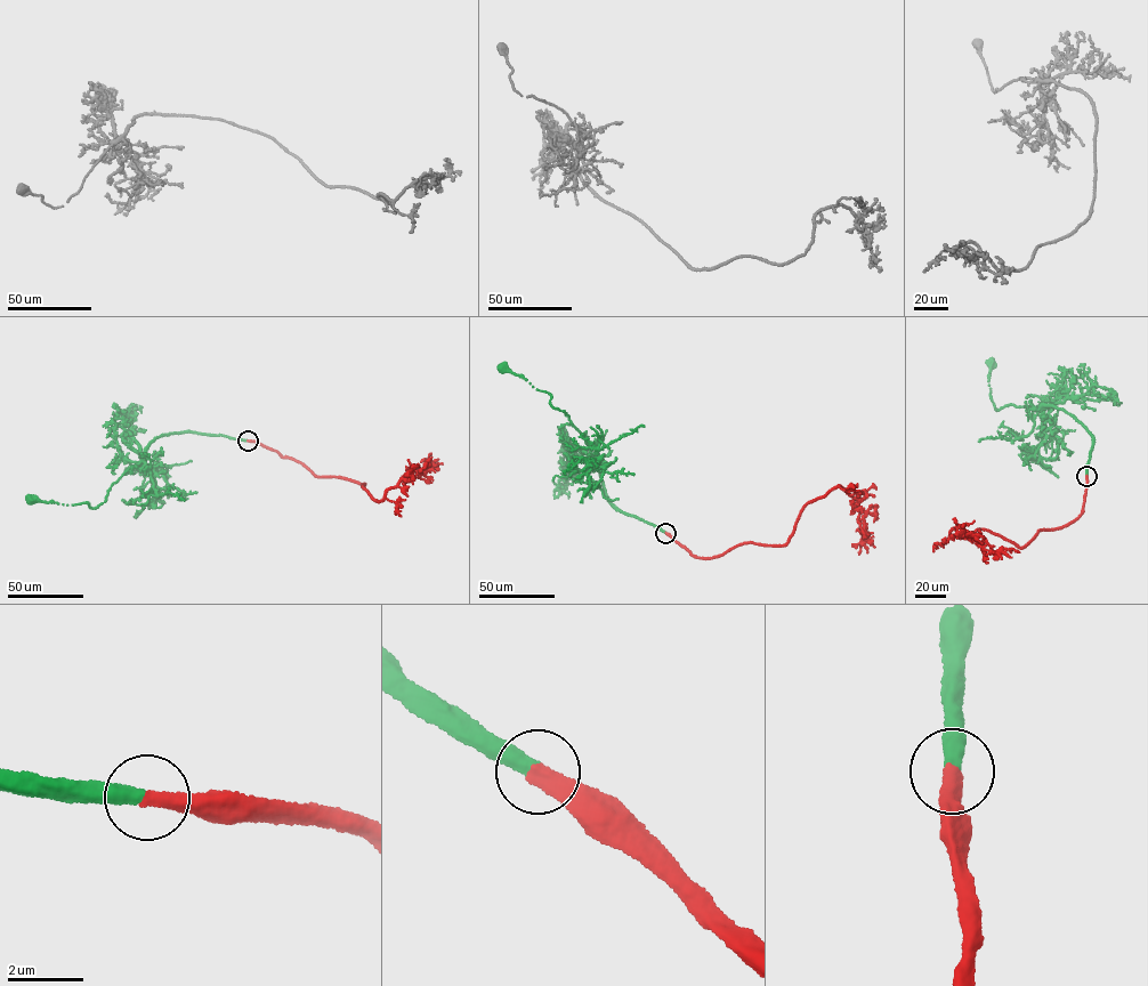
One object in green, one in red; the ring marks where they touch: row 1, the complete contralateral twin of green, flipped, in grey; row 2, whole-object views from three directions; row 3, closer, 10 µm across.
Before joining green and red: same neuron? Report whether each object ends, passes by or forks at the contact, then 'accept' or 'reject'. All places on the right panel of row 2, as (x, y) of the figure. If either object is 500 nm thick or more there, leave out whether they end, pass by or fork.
green ends; red ends; accept

